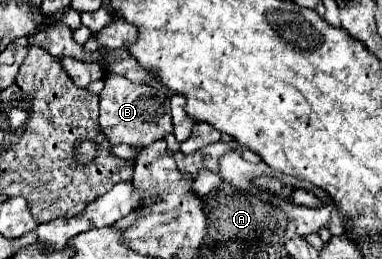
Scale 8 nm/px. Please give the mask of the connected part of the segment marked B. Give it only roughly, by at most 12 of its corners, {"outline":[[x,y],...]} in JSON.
{"outline":[[107,74],[99,124],[145,148],[173,132],[163,84]]}

